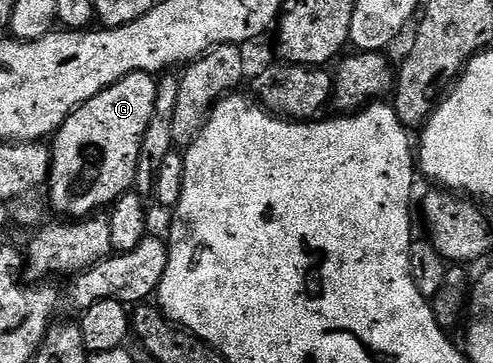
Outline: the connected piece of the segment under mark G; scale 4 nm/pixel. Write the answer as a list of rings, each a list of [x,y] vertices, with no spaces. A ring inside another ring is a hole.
[[[132,73],[123,79],[119,79],[119,83],[115,83],[111,87],[107,87],[103,91],[99,91],[99,95],[95,95],[91,99],[87,99],[87,103],[83,103],[68,119],[57,128],[56,133],[51,138],[51,156],[49,158],[49,179],[47,182],[47,190],[49,189],[49,197],[47,193],[47,205],[50,210],[54,209],[54,214],[60,215],[65,219],[80,219],[96,214],[98,211],[111,207],[120,199],[123,194],[130,192],[137,184],[137,168],[139,167],[139,147],[143,147],[143,135],[147,132],[147,126],[151,123],[151,115],[155,115],[155,95],[157,94],[158,78],[152,73]]]

